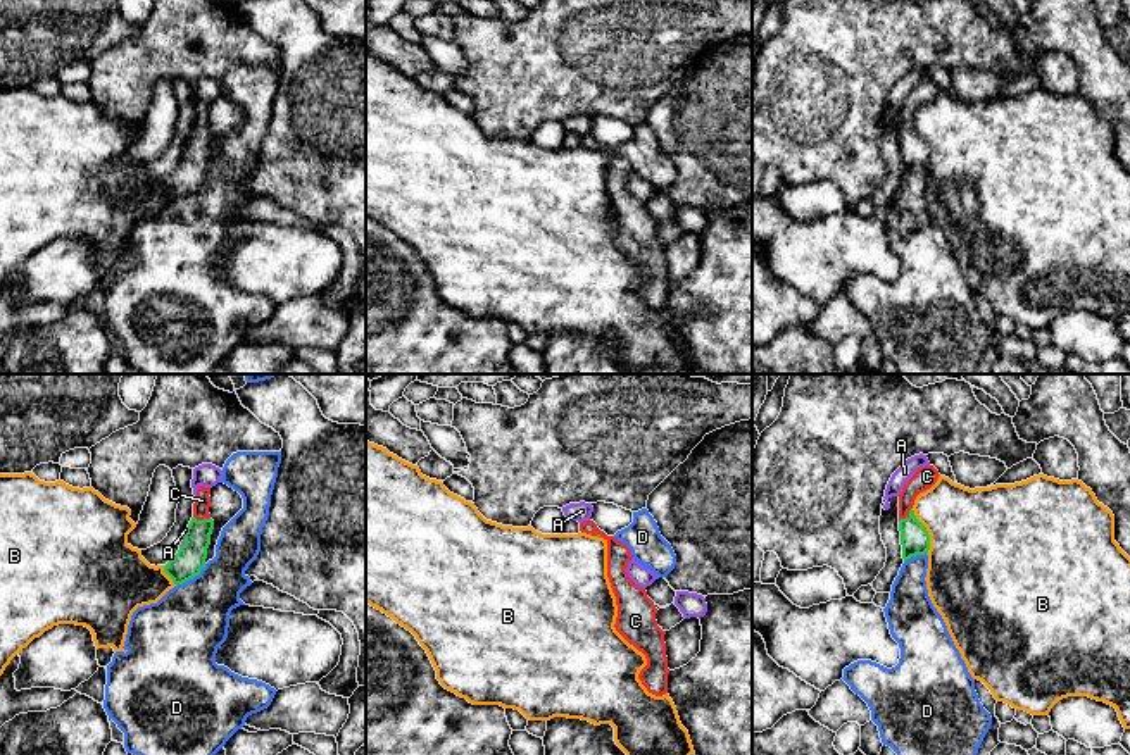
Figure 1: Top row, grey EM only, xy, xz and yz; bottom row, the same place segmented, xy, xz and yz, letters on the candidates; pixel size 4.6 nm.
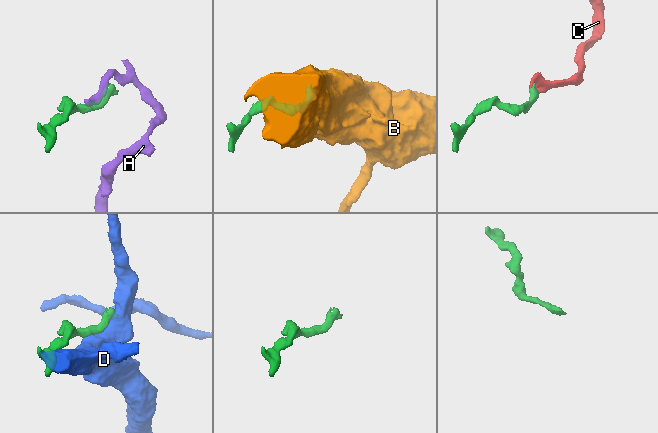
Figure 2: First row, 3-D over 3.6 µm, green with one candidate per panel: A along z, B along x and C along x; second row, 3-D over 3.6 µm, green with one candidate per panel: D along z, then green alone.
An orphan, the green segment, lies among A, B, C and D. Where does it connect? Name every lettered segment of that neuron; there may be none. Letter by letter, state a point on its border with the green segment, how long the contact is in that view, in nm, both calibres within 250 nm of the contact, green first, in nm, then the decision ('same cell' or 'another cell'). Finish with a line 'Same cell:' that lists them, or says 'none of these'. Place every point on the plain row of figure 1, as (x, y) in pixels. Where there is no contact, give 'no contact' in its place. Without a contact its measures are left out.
A: xy (185, 152) | 90 nm | 140/20 nm | another cell
B: yz (927, 145) | 220 nm | 140/460 nm | another cell
C: yz (906, 131) | 90 nm | 140/100 nm | same cell
D: xy (192, 192) | 180 nm | 140/360 nm | another cell
Same cell: C

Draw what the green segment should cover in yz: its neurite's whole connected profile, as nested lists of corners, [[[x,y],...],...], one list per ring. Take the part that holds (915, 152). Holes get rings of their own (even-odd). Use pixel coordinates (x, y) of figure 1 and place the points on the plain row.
[[[925,79],[913,88],[899,109],[899,145],[904,176],[911,171],[925,169],[930,164],[930,148],[916,133],[913,119],[920,107],[937,97],[939,90],[933,79]]]

